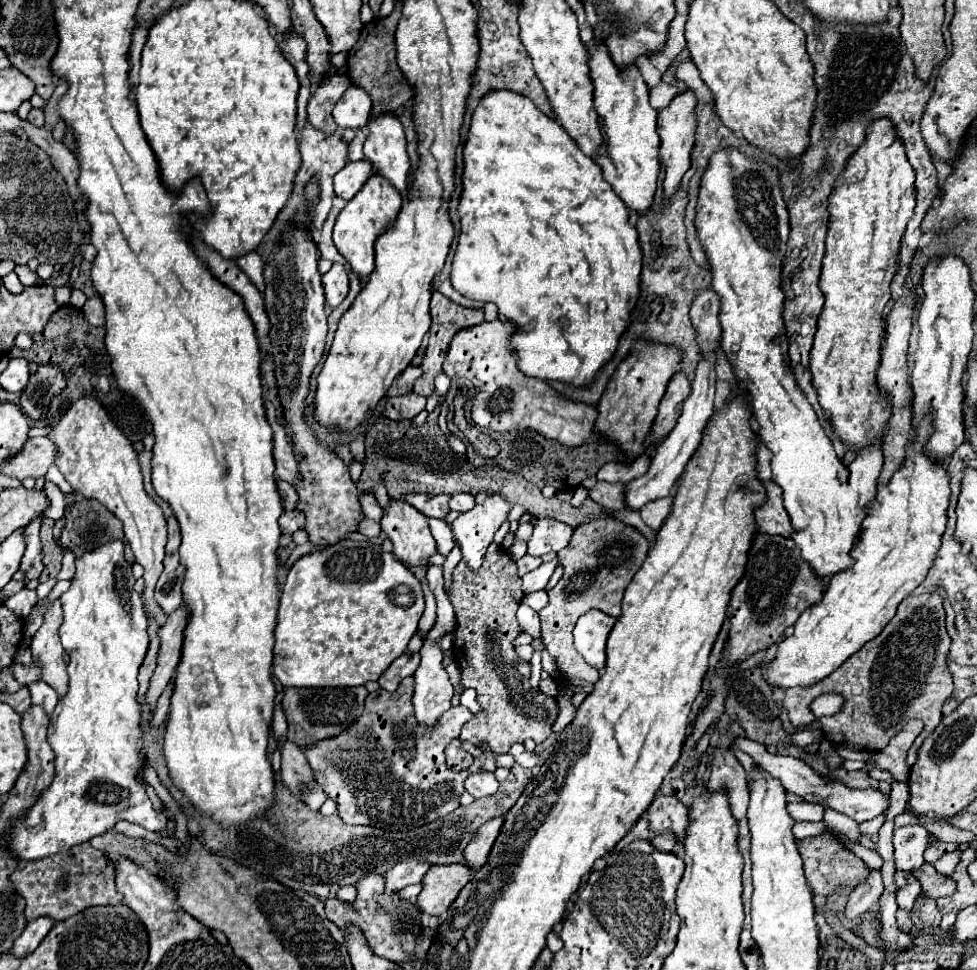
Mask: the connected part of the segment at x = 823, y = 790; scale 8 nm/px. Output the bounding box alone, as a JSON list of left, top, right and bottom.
[736,737,890,823]

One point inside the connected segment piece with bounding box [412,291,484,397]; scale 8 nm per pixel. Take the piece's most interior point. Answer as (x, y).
(448, 318)

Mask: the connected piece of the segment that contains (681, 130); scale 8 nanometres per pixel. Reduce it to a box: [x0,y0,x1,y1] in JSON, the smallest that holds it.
[658,89,696,199]

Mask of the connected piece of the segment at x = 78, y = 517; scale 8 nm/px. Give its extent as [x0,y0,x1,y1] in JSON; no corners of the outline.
[58,497,124,559]

